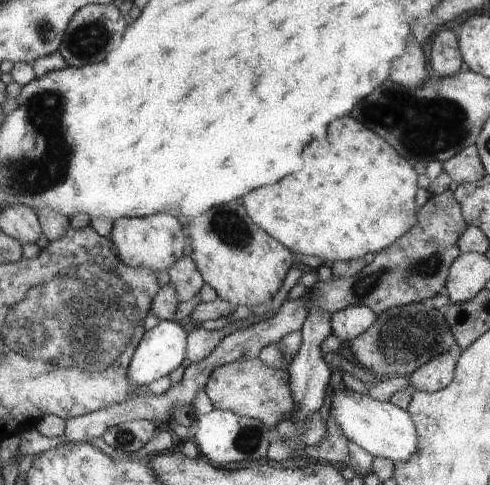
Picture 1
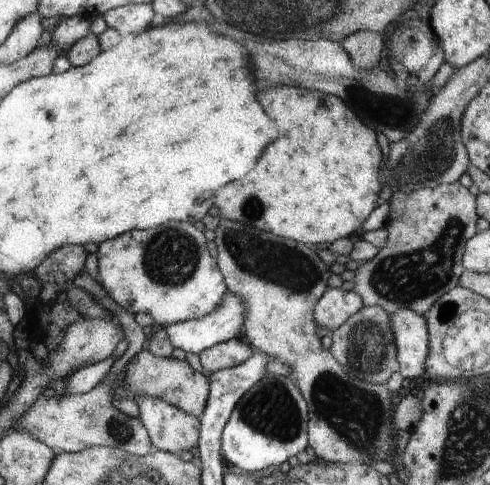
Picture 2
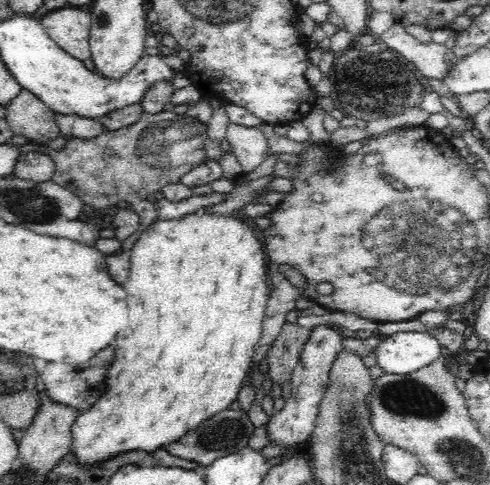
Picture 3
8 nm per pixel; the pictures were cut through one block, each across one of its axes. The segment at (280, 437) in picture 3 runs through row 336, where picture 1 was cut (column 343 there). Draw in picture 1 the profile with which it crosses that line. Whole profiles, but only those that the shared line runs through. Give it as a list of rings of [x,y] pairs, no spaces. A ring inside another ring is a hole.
[[[349,306],[331,314],[331,334],[347,346],[353,338],[361,336],[375,320],[377,314],[367,306]]]

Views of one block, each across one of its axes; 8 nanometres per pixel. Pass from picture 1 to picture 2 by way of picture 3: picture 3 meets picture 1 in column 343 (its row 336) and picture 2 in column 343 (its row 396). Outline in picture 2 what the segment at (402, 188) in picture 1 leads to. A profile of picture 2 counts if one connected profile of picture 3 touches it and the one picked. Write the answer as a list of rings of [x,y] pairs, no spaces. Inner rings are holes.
[[[277,86],[275,90],[261,90],[259,102],[265,106],[265,110],[269,110],[273,122],[277,122],[277,130],[283,134],[277,138],[277,142],[273,142],[273,146],[269,146],[269,150],[265,150],[261,162],[257,162],[257,166],[253,166],[245,178],[229,182],[217,190],[217,202],[213,202],[213,206],[217,208],[219,216],[307,246],[361,236],[361,224],[367,220],[369,212],[377,208],[375,202],[381,192],[377,168],[383,158],[373,130],[369,130],[335,94]]]

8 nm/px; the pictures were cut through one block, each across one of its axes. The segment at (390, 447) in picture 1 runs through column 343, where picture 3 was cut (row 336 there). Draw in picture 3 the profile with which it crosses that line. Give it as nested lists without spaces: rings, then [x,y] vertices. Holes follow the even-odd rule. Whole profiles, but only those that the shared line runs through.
[[[424,330],[396,332],[376,348],[378,366],[388,374],[414,374],[436,362],[442,354],[440,340]]]

